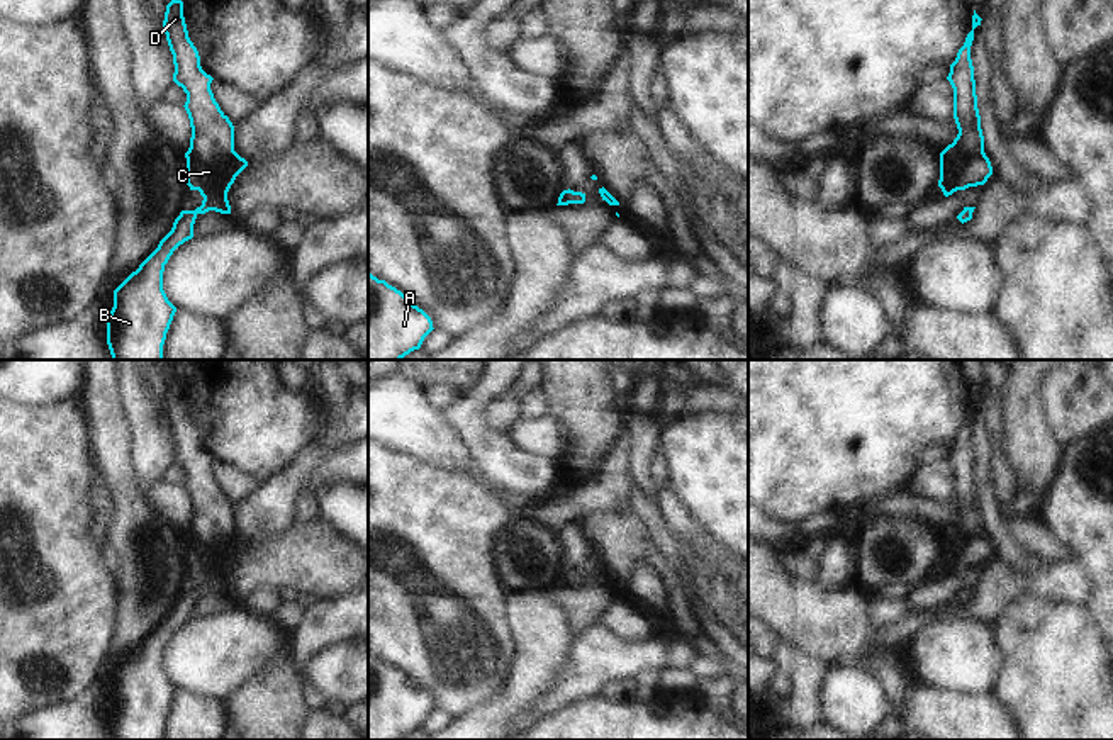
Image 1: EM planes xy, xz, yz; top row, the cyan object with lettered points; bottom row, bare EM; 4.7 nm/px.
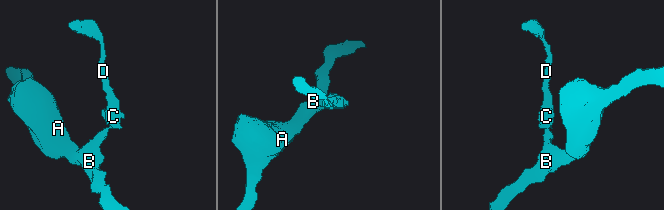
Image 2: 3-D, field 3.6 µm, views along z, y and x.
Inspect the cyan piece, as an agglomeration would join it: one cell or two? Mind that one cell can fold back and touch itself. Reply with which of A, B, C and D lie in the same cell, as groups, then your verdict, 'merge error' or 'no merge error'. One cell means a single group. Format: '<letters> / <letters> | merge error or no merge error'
A B C D | no merge error

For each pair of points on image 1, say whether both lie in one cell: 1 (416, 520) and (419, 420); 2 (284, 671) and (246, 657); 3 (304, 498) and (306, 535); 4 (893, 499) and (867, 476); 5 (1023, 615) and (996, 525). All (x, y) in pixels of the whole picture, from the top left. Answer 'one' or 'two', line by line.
1: two
2: two
3: two
4: two
5: two

